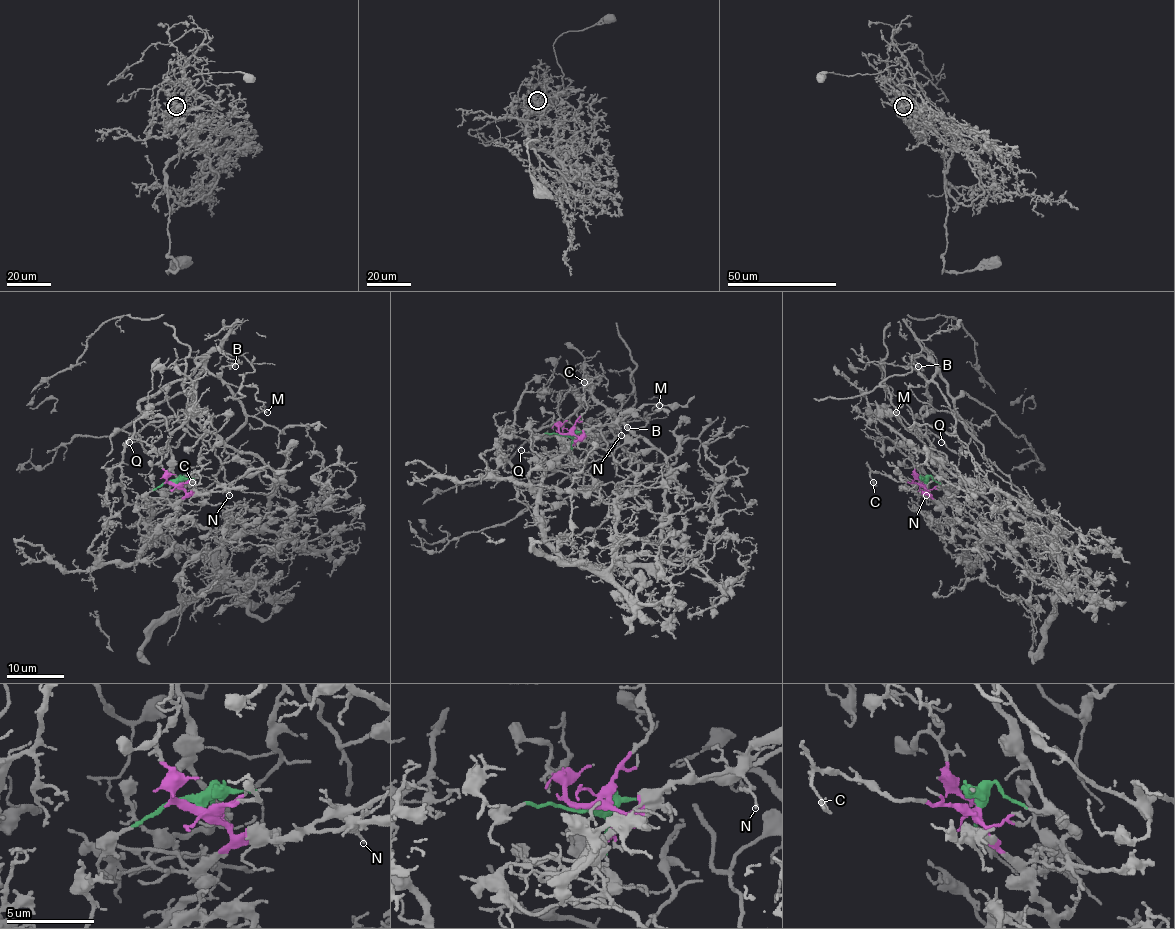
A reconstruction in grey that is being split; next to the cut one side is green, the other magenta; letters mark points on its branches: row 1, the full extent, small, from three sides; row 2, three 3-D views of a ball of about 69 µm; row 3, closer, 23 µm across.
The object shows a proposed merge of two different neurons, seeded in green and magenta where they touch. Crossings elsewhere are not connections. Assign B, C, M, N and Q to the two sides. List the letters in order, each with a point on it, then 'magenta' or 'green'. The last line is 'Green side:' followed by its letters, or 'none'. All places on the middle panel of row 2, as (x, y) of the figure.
B: at (627, 427); green
C: at (584, 382); magenta
M: at (659, 405); green
N: at (621, 435); magenta
Q: at (521, 450); green
Green side: B, M, Q

